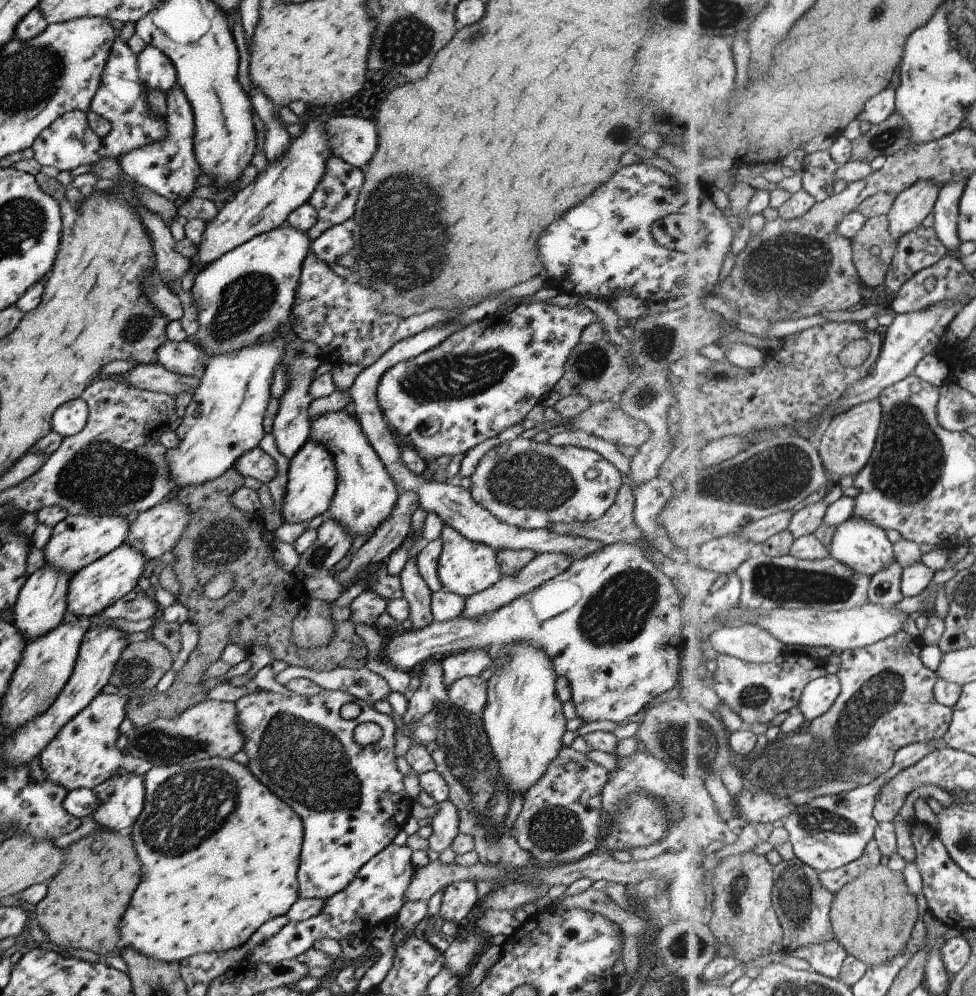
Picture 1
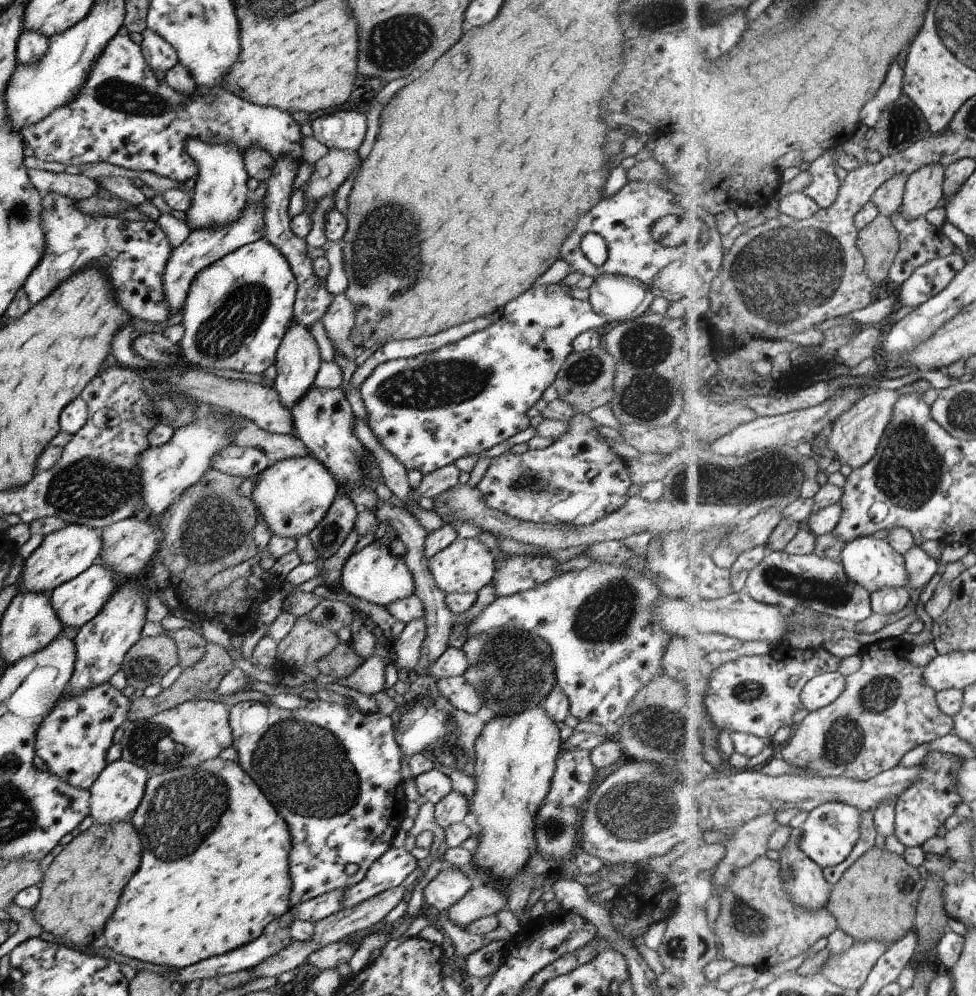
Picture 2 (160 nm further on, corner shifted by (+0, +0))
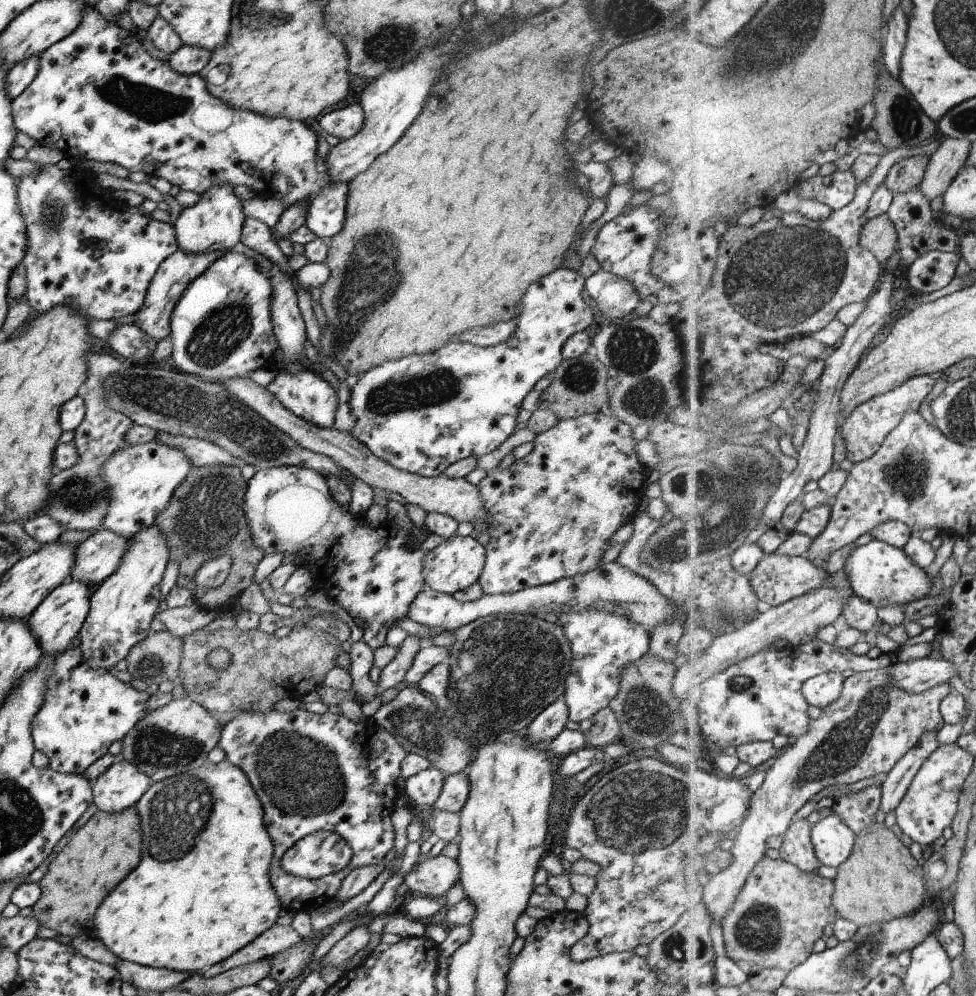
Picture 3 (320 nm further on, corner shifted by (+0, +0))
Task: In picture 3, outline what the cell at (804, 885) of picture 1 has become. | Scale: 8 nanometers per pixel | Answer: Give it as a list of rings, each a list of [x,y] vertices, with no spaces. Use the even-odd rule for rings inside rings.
[[[807,819],[791,823],[789,830],[784,834],[784,841],[779,849],[779,858],[797,865],[805,872],[818,872],[822,862],[817,858],[812,843],[814,826],[815,824]]]

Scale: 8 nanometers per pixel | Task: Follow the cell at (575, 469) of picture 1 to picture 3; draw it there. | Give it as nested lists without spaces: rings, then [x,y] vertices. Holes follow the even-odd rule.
[[[599,410],[597,413],[587,413],[579,415],[574,419],[563,419],[557,422],[547,430],[541,431],[534,436],[534,448],[524,458],[515,460],[512,465],[504,470],[491,470],[487,472],[477,484],[477,490],[481,504],[488,514],[488,525],[485,532],[488,534],[487,544],[484,546],[484,563],[476,580],[481,587],[483,595],[500,595],[520,591],[524,588],[531,588],[537,585],[544,585],[565,577],[585,574],[597,568],[599,558],[603,552],[613,545],[610,545],[609,538],[620,527],[627,522],[633,522],[633,518],[639,512],[640,500],[647,493],[651,493],[646,486],[647,476],[650,474],[649,468],[646,468],[637,459],[635,453],[636,436],[631,433],[632,427],[623,421],[617,420],[606,410]]]

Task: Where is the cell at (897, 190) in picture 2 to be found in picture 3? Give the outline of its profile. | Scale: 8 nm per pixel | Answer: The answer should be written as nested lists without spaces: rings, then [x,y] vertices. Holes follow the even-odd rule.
[[[915,155],[900,160],[889,171],[885,182],[886,187],[894,194],[919,188],[929,163],[929,155]]]

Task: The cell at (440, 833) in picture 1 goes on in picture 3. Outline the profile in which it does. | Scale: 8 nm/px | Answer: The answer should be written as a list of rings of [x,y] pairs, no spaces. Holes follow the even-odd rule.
[[[466,770],[451,773],[442,780],[440,793],[432,806],[442,811],[457,813],[467,800],[468,792],[469,781]]]

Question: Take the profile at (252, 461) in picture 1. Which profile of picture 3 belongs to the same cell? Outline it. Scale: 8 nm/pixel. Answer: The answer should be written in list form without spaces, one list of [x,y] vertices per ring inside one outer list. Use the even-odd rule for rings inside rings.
[[[155,431],[154,440],[160,445],[179,449],[193,467],[207,465],[245,465],[233,459],[228,451],[211,444],[209,441],[195,437],[172,435],[165,431]]]

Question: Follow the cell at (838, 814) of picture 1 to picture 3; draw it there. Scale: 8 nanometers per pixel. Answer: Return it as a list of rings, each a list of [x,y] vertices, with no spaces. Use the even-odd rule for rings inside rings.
[[[833,809],[829,816],[817,822],[812,830],[812,843],[822,865],[838,869],[854,852],[856,835]]]

